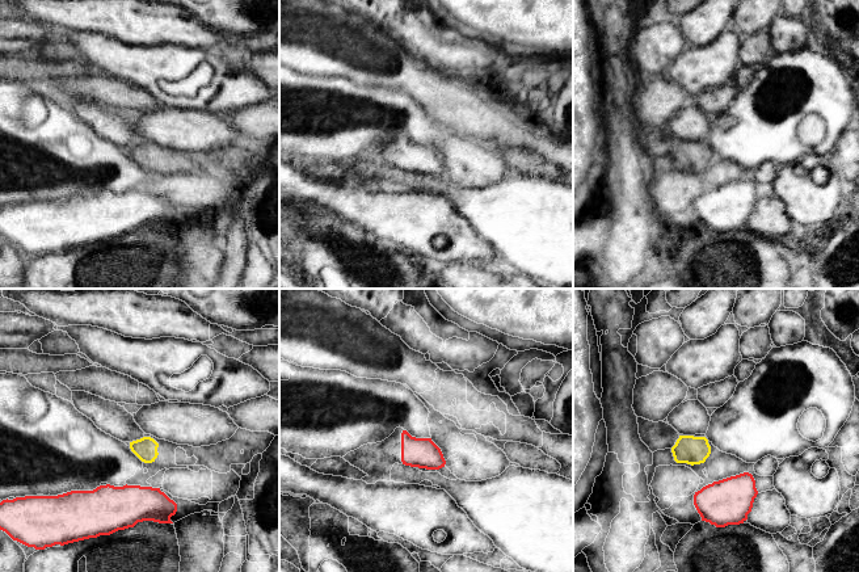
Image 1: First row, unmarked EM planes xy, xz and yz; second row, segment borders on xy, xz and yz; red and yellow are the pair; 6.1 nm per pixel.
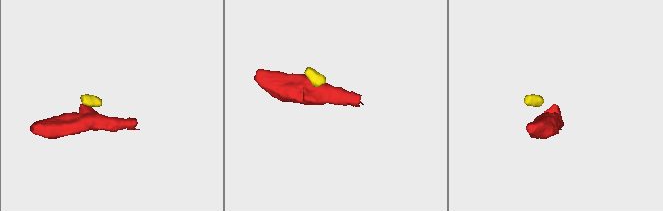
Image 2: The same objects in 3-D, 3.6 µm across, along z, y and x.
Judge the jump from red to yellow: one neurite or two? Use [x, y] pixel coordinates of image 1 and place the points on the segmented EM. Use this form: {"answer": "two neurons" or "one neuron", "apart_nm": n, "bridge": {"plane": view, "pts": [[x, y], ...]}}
{"answer": "two neurons", "apart_nm": 140, "bridge": {"plane": "yz", "pts": [[714, 482], [703, 462]]}}

